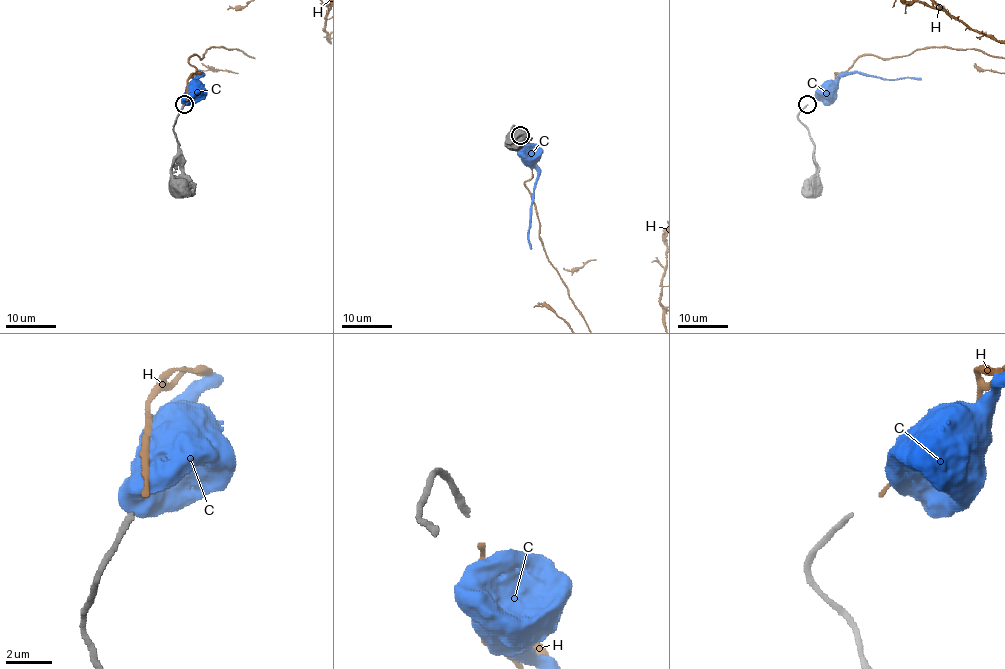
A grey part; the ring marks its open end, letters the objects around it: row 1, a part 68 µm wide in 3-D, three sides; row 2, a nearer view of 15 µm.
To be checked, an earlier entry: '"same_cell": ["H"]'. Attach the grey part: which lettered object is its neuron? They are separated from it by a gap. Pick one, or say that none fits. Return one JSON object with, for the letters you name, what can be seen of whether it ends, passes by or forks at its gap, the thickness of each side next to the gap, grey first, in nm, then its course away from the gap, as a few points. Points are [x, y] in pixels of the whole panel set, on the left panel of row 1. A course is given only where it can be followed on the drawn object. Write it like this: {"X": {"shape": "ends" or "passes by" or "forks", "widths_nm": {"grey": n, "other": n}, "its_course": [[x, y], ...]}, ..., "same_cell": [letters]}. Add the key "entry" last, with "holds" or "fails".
{"H": {"shape": "ends", "widths_nm": {"grey": 240, "other": 190}}, "same_cell": ["H"], "entry": "holds"}

